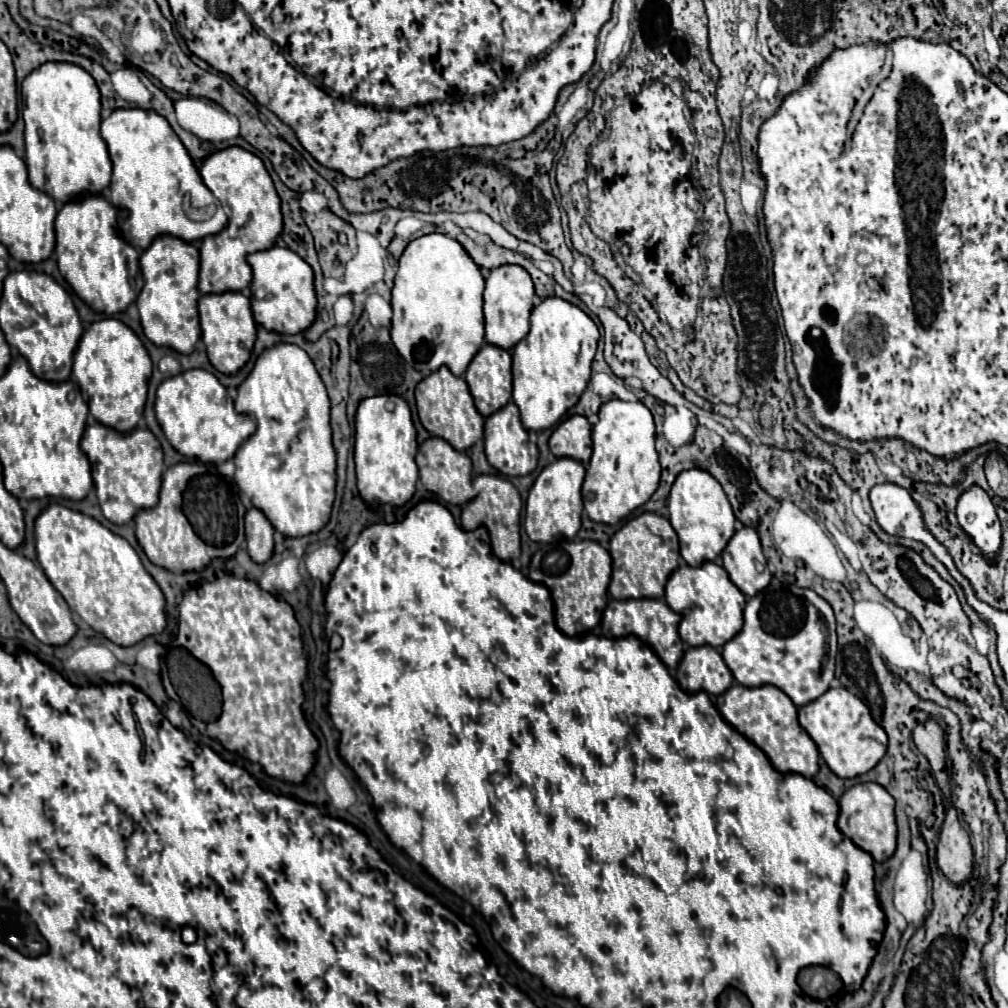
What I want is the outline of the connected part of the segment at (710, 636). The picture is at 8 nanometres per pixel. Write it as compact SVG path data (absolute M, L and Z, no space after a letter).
M705 562L699 568L681 564L667 582L665 602L671 610L681 614L679 636L689 646L723 646L743 626L745 596L733 586L725 568L715 562Z

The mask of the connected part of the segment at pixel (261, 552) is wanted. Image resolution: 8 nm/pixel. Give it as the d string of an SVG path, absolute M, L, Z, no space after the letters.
M251 508L245 514L245 536L247 536L247 552L253 562L265 564L273 556L273 526L271 522L257 510Z

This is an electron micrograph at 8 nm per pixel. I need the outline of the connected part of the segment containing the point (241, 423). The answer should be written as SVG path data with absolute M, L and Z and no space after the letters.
M187 370L183 374L167 378L159 388L157 388L157 400L155 400L155 412L157 420L163 428L165 438L169 444L183 456L187 458L197 458L203 464L223 464L229 458L235 456L237 448L255 432L255 422L253 418L245 418L233 408L233 400L229 398L225 386L207 370Z

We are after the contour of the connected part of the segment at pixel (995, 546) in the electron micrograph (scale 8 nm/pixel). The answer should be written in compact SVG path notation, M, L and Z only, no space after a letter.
M971 484L961 492L957 500L957 520L981 548L983 556L995 560L1001 548L1001 526L989 494L981 486Z

